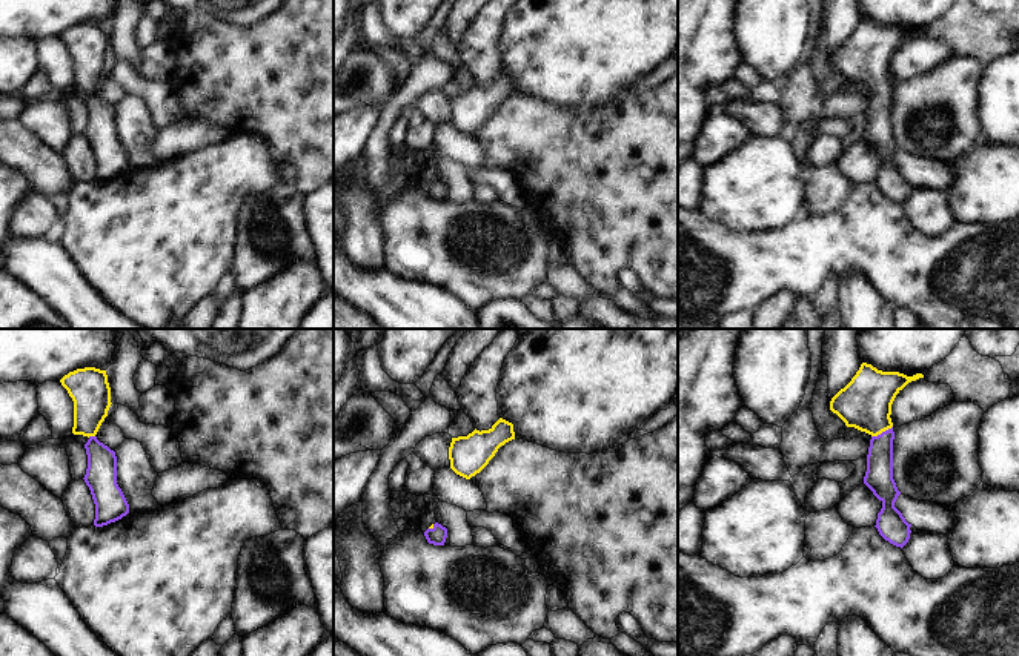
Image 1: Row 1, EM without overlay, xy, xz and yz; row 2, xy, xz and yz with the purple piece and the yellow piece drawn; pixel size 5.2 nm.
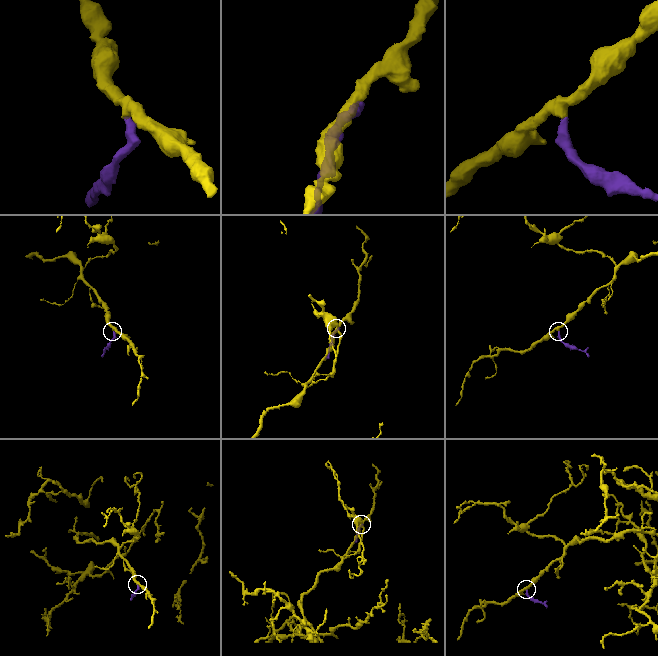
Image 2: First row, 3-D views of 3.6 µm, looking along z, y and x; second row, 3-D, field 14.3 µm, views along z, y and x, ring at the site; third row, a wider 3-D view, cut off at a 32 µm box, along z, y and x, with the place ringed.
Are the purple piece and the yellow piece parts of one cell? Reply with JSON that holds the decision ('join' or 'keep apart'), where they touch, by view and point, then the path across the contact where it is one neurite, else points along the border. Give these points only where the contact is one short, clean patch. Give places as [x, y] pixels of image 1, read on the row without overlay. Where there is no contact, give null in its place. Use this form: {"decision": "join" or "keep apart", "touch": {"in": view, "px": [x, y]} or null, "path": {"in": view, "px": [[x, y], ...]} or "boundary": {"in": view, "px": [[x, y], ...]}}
{"decision": "join", "touch": {"in": "yz", "px": [882, 88]}, "path": {"in": "yz", "px": [[878, 134], [882, 88], [866, 59]]}}

